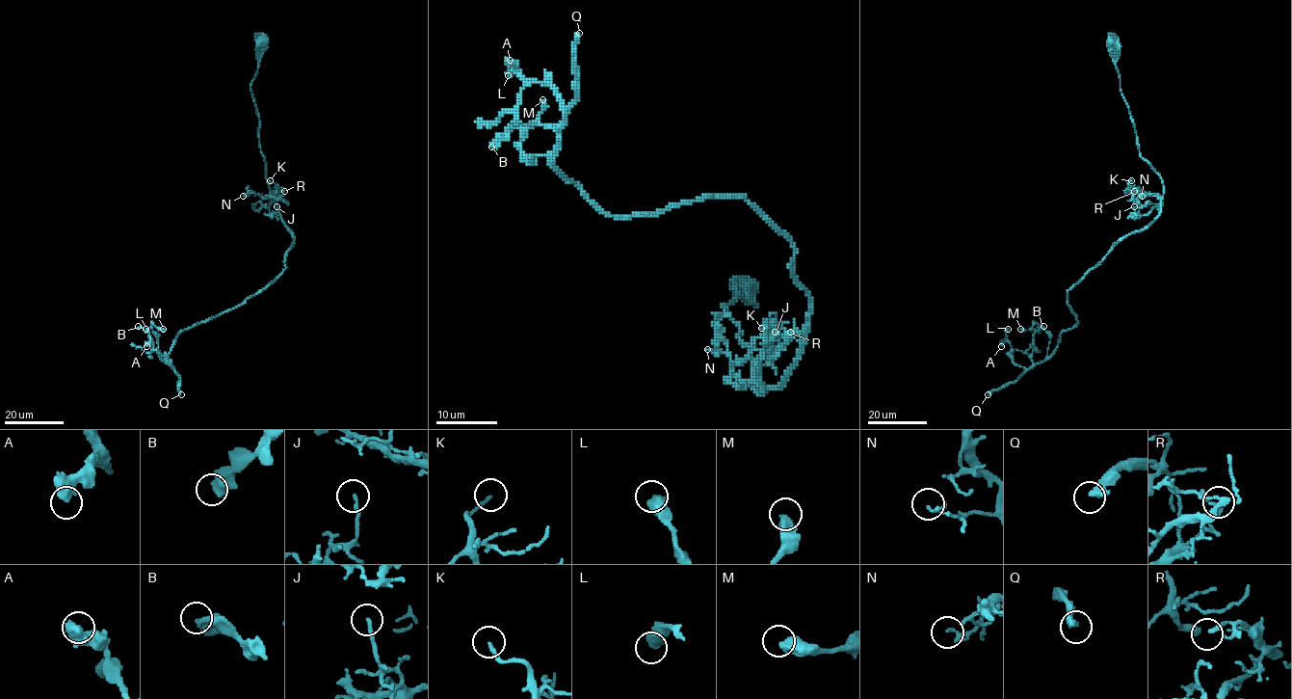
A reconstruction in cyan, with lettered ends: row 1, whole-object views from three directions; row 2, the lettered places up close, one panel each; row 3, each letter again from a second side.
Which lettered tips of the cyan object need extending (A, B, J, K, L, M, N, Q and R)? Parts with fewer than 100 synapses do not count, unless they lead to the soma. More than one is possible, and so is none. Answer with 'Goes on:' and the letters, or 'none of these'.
Goes on: Q

